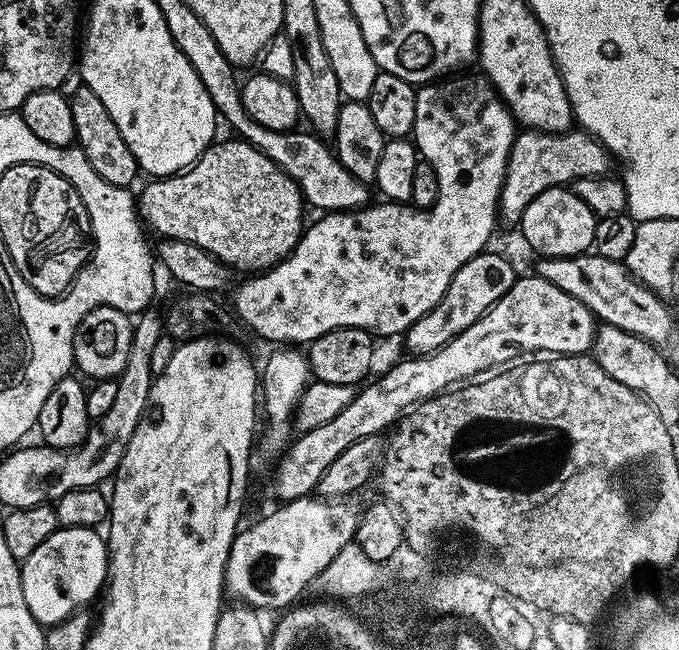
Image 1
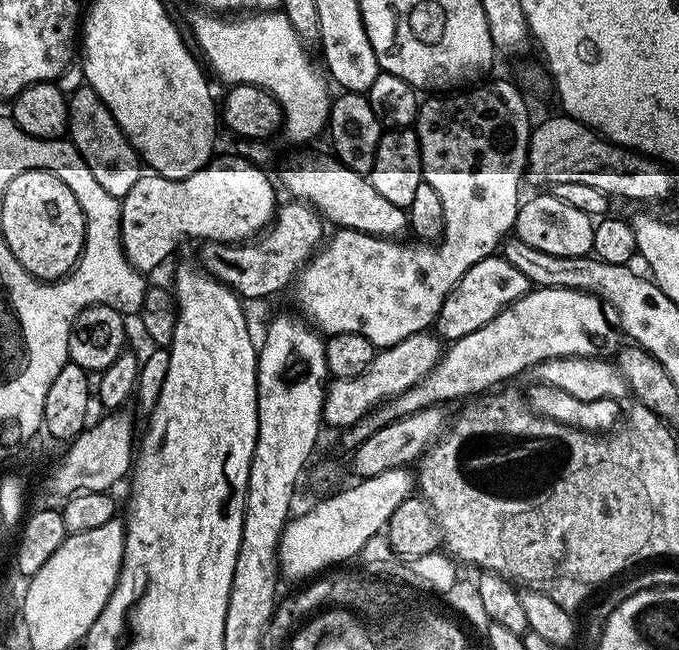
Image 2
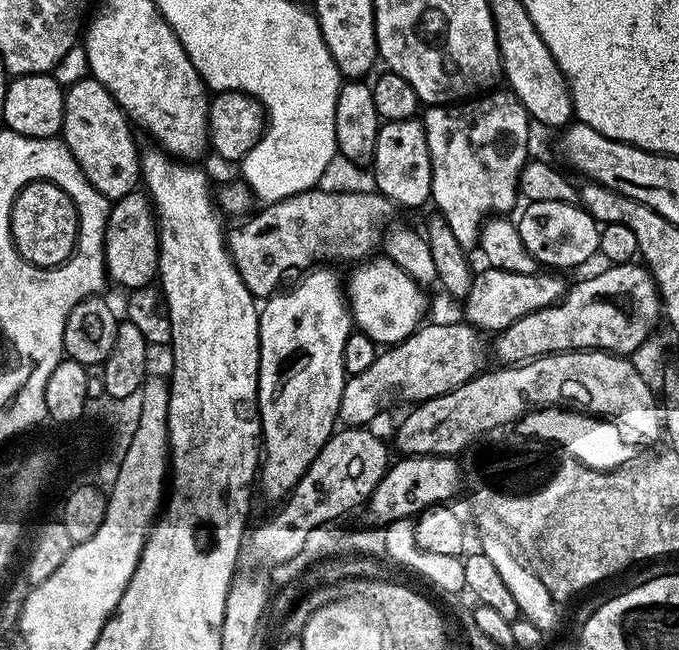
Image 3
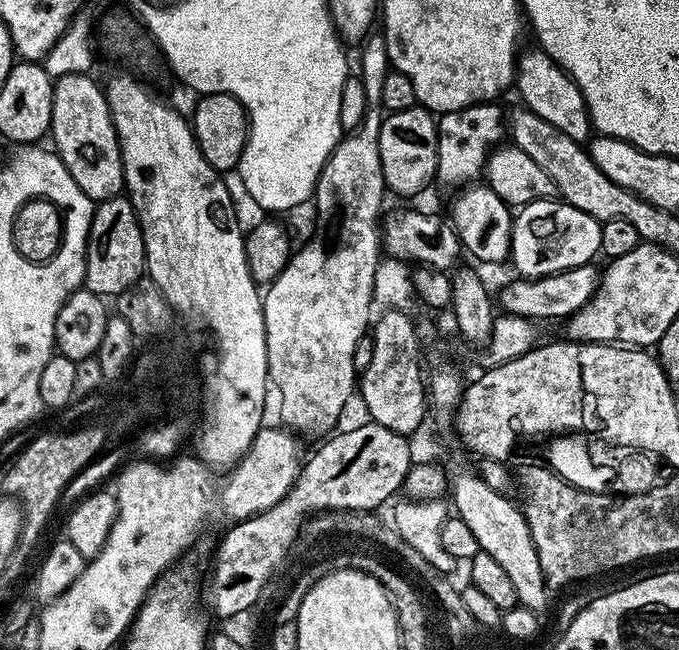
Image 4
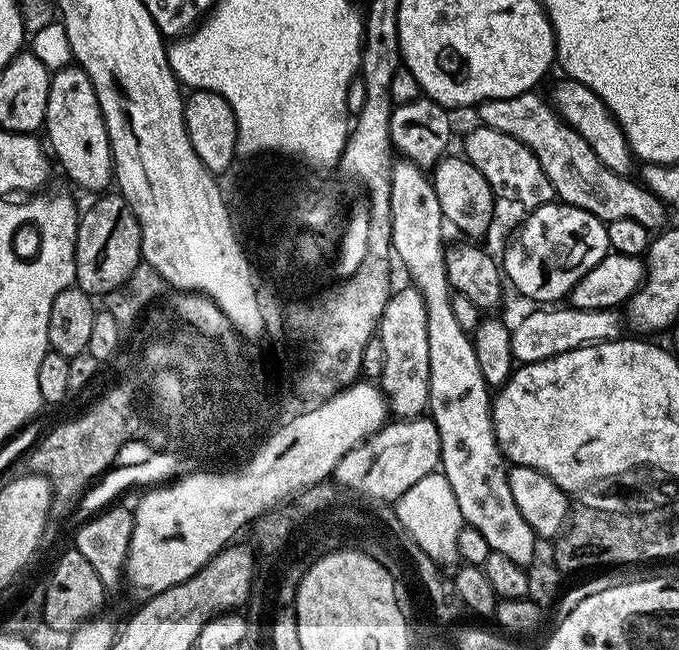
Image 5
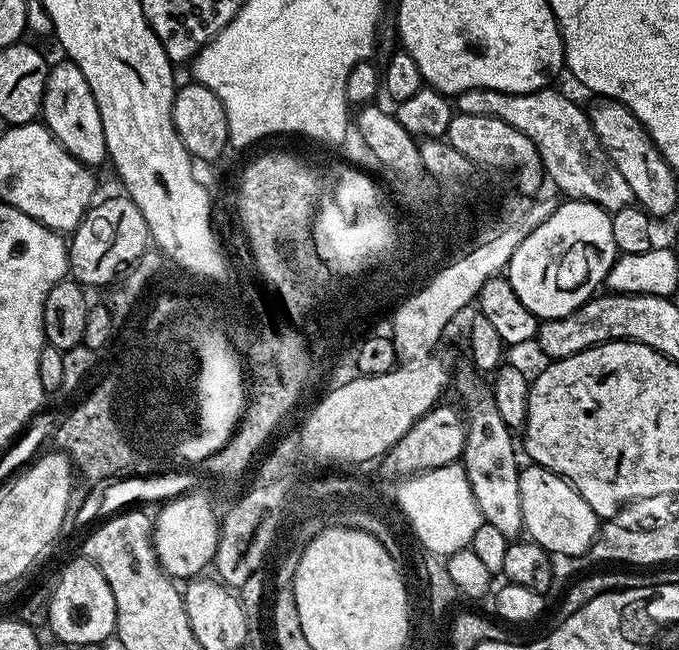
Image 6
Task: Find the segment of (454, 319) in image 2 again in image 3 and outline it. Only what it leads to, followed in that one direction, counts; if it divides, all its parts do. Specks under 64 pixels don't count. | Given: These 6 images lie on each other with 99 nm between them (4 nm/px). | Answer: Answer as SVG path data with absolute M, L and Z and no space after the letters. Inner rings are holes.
M485 267L483 271L477 271L473 275L472 285L467 296L463 297L462 304L463 319L484 334L506 330L506 326L518 322L518 318L526 318L526 314L534 314L534 310L542 310L546 306L556 304L566 291L566 284L556 277L559 275L549 274L544 270L537 270L534 274L514 274Z

